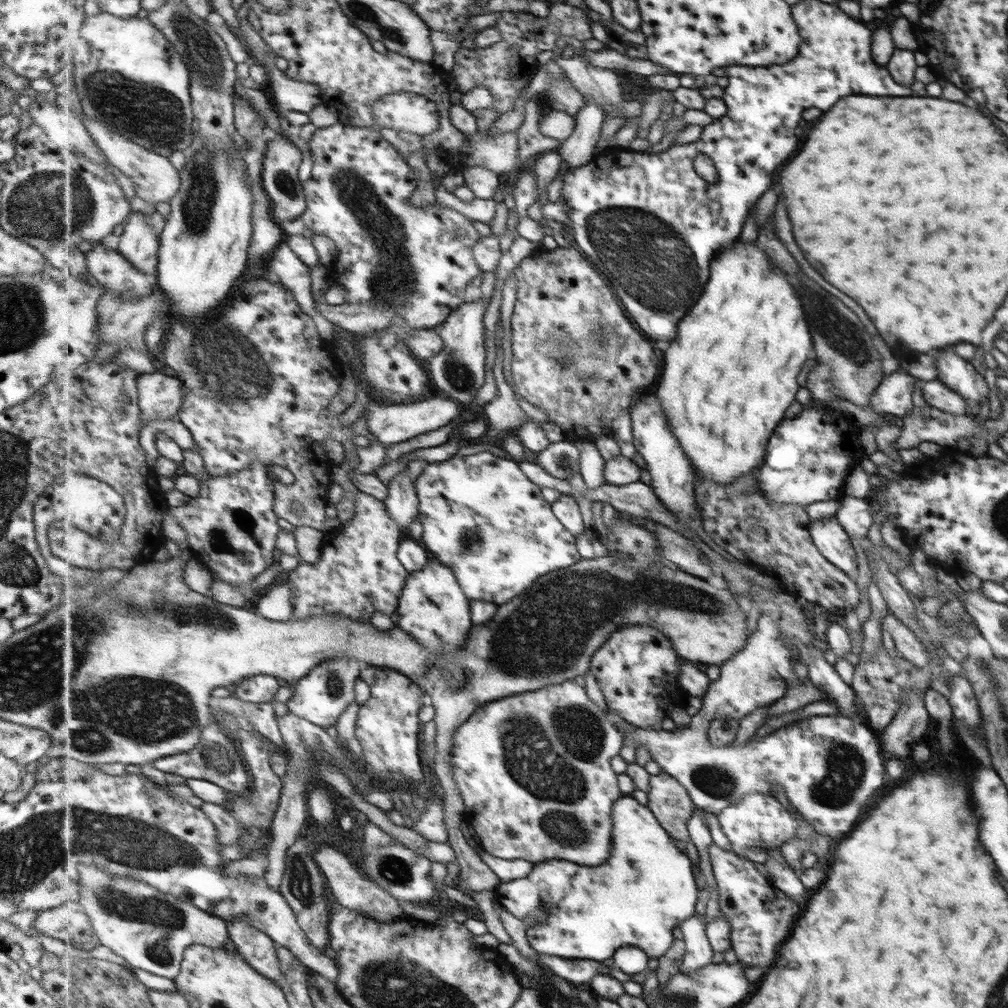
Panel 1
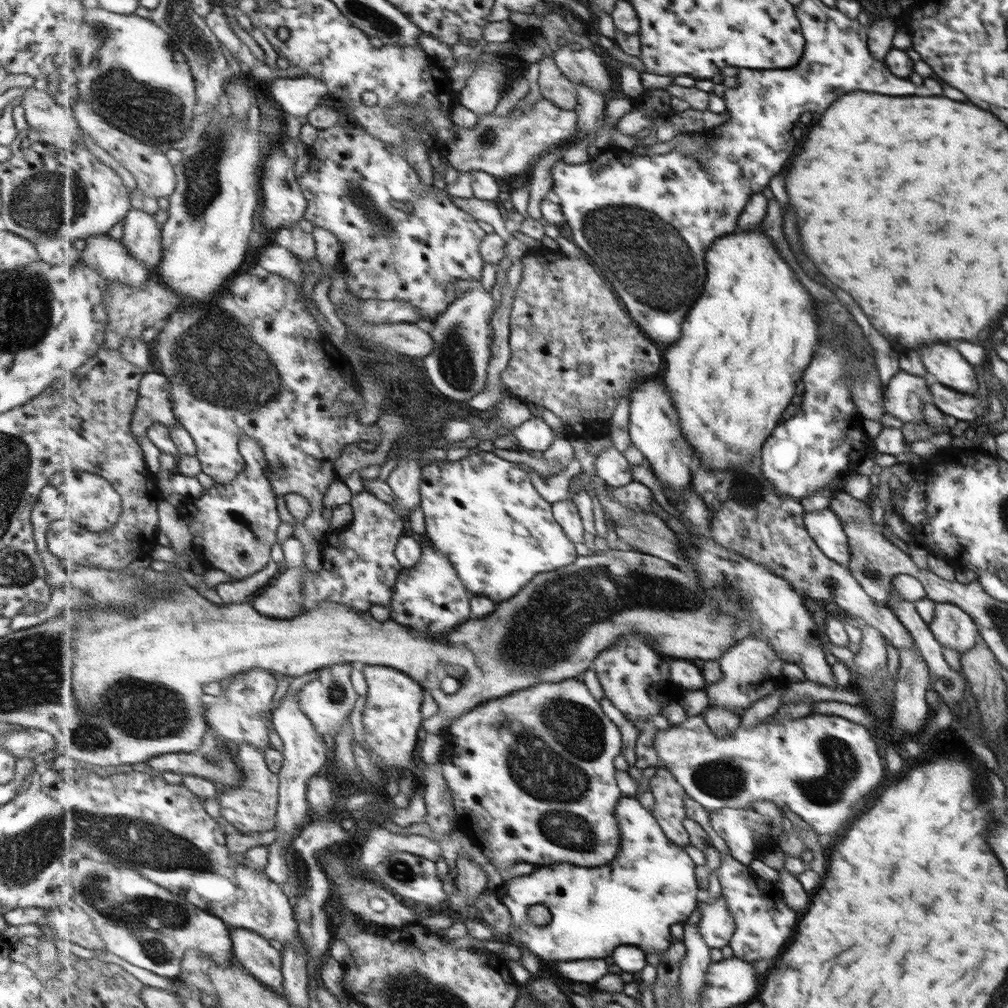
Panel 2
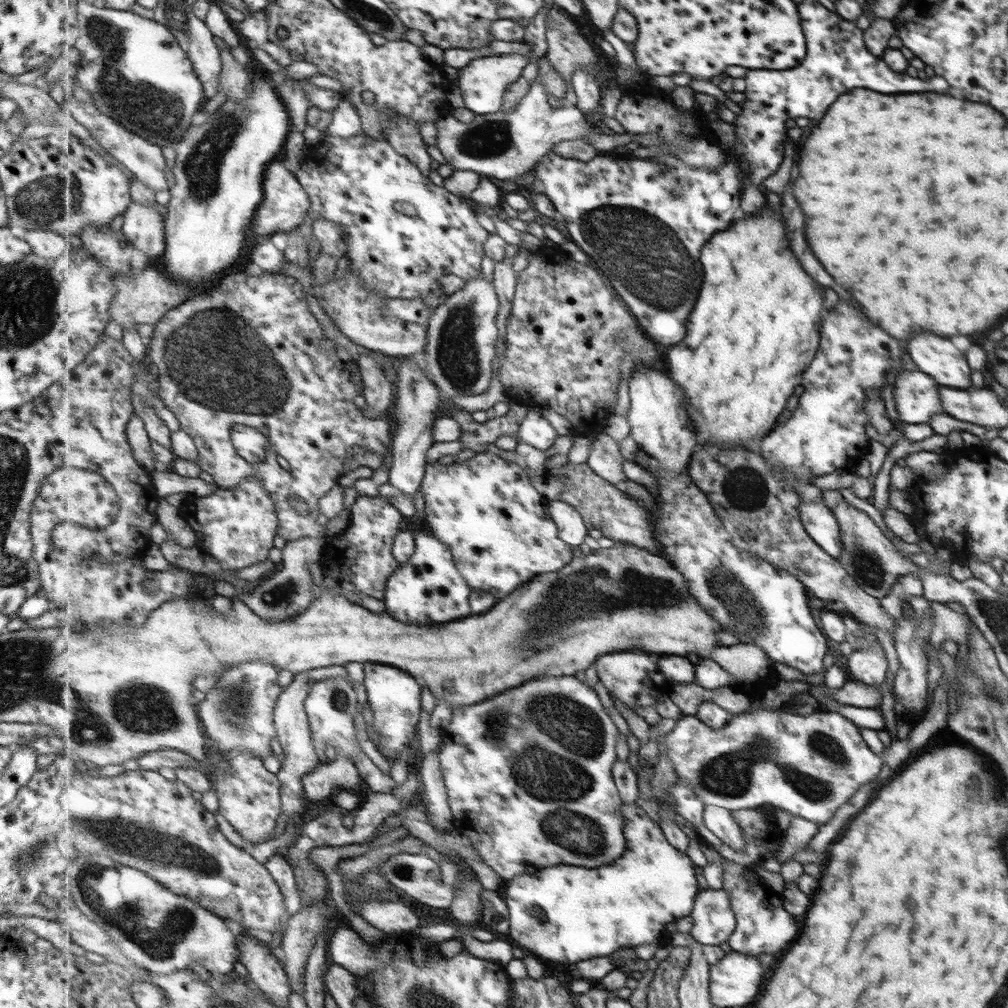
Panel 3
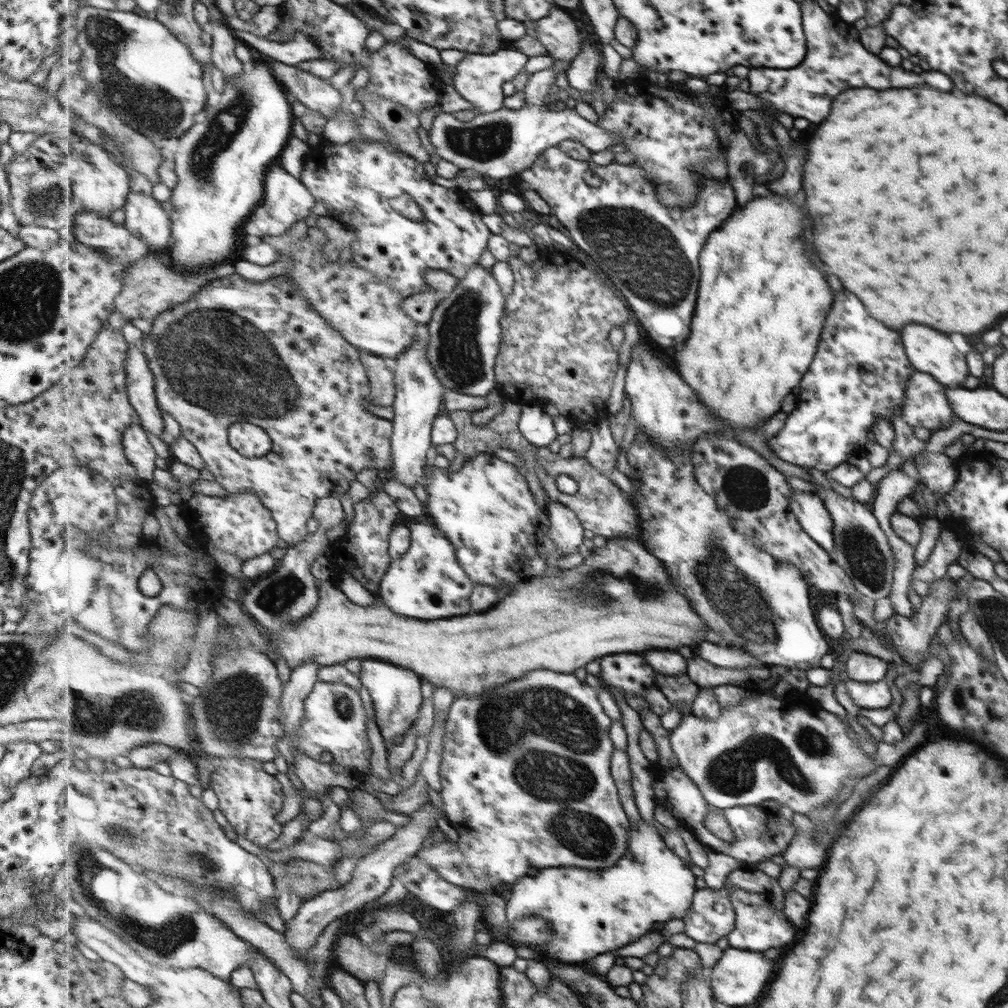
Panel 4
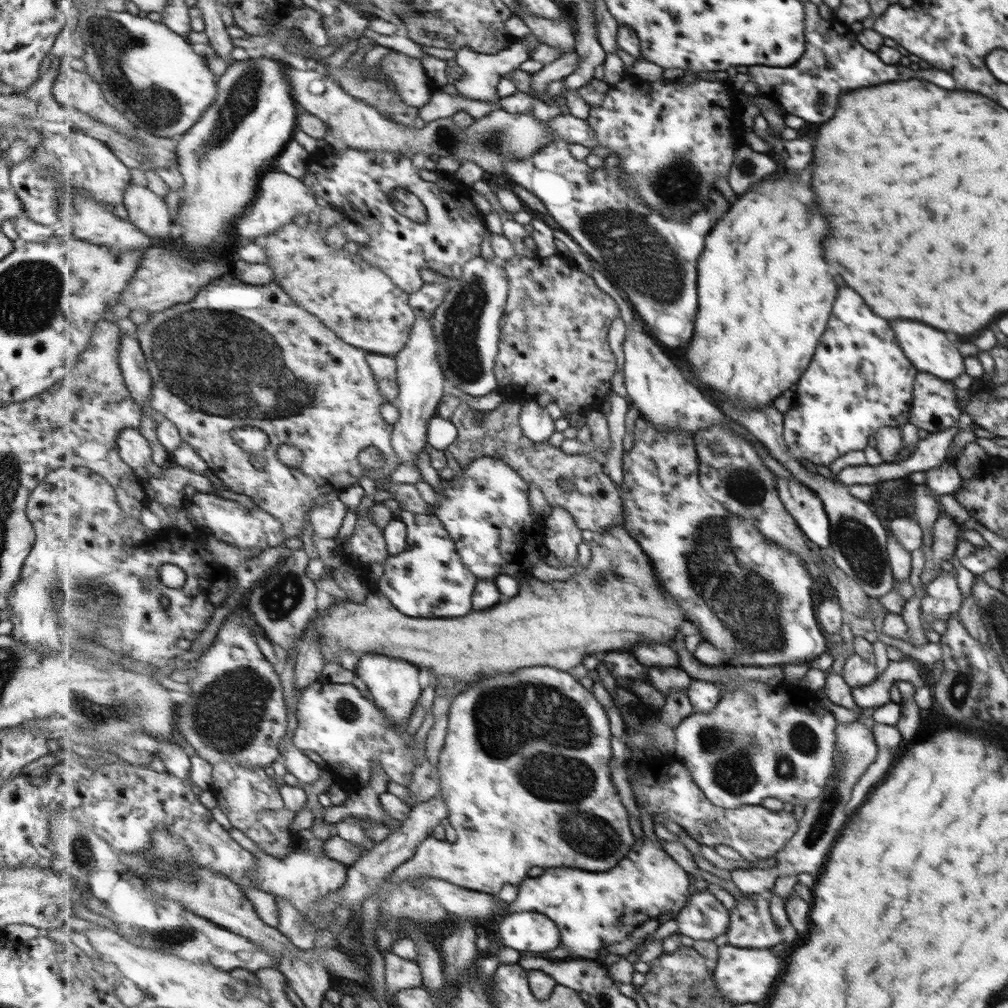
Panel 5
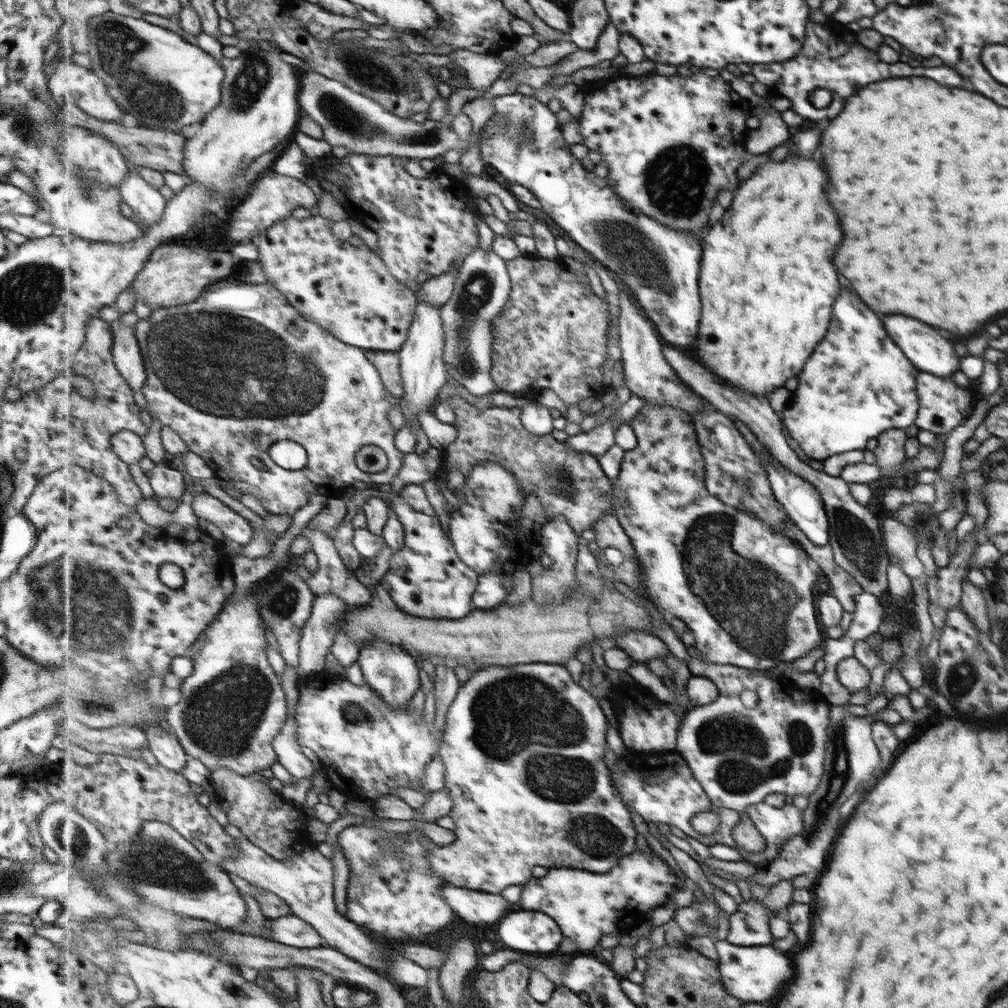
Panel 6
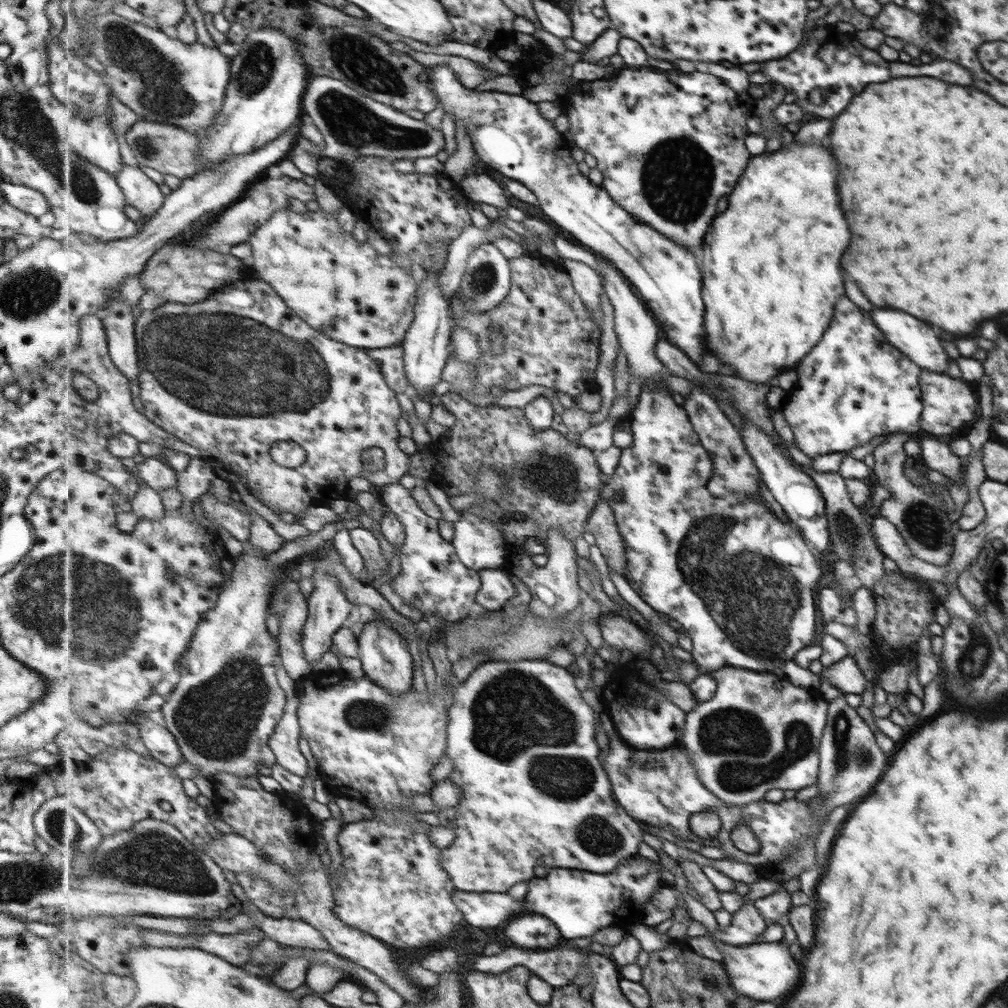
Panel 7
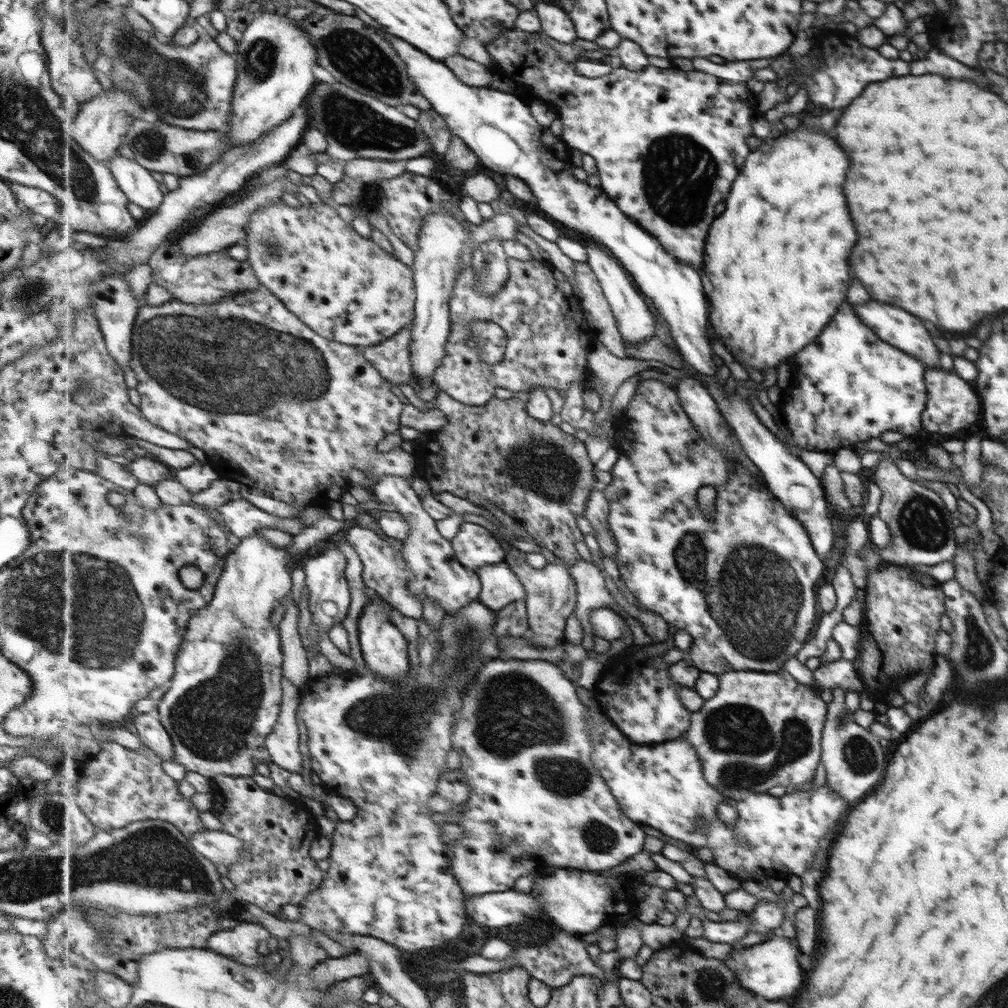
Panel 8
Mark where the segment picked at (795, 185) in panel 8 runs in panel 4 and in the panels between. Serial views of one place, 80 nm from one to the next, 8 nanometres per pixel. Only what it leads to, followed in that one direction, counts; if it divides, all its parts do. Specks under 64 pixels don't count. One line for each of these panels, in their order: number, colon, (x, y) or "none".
4: (762, 304)
5: (765, 295)
6: (767, 283)
7: (771, 262)

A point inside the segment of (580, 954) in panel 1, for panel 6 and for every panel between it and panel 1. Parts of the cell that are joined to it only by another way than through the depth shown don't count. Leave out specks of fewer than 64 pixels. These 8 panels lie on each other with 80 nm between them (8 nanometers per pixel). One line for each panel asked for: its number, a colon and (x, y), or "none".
2: (651, 885)
3: (590, 912)
4: (593, 912)
5: (593, 910)
6: (587, 906)

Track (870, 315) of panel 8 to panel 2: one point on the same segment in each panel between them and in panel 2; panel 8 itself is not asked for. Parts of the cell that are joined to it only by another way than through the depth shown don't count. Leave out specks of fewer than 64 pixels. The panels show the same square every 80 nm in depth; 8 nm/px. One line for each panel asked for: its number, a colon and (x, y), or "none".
2: (946, 366)
3: (946, 365)
4: (928, 351)
5: (930, 351)
6: (930, 353)
7: (910, 336)

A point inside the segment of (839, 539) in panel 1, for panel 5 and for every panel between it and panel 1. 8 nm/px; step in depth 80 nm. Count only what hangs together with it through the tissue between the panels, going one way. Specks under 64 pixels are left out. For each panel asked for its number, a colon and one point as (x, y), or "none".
2: (823, 526)
3: (817, 518)
4: (812, 516)
5: (802, 503)

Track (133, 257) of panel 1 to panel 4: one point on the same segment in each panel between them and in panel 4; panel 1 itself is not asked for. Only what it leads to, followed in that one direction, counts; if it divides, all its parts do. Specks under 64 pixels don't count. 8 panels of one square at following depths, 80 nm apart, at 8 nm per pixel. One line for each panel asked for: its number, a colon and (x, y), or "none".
2: (142, 235)
3: (145, 227)
4: (145, 217)

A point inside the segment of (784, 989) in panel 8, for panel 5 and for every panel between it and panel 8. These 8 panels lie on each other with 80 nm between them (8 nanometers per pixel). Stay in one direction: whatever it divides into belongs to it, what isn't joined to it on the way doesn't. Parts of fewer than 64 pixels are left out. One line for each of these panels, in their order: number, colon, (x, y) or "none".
5: (744, 975)
6: (757, 973)
7: (763, 971)

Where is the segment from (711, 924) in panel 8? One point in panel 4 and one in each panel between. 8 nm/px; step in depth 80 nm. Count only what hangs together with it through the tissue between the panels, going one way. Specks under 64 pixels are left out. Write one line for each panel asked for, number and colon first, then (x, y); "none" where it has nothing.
4: (756, 928)
5: (750, 926)
6: (748, 927)
7: (746, 923)

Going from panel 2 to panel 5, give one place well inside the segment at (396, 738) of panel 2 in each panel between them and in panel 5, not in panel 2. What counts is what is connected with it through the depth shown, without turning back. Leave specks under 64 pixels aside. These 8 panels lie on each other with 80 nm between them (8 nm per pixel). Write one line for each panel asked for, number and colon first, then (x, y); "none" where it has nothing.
3: (394, 696)
4: (395, 690)
5: (394, 684)

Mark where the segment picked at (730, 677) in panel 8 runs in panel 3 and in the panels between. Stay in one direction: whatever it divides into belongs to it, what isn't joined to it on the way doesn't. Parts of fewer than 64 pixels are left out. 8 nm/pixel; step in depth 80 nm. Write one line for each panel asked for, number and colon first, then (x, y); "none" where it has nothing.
3: (808, 765)
4: (800, 759)
5: (751, 746)
6: (755, 739)
7: (752, 736)

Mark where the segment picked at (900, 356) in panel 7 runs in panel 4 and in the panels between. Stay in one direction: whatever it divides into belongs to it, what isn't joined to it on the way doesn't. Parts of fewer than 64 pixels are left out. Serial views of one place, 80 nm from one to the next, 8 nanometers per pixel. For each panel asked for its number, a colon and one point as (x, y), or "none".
4: (860, 370)
5: (858, 380)
6: (857, 383)

